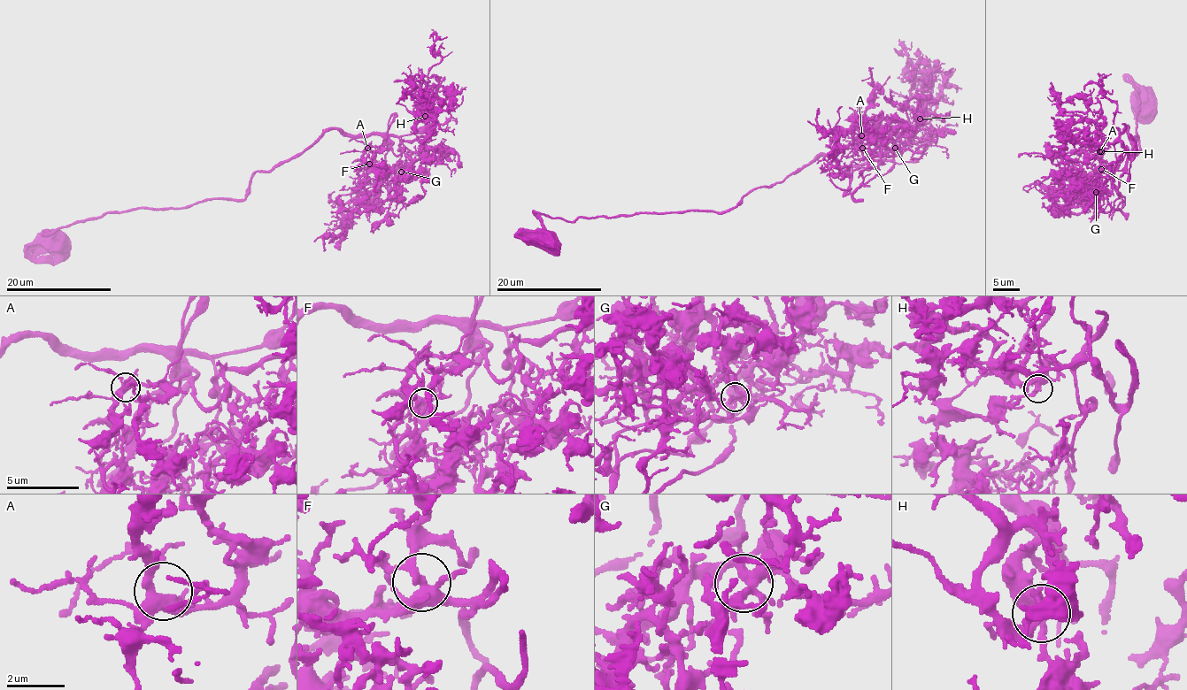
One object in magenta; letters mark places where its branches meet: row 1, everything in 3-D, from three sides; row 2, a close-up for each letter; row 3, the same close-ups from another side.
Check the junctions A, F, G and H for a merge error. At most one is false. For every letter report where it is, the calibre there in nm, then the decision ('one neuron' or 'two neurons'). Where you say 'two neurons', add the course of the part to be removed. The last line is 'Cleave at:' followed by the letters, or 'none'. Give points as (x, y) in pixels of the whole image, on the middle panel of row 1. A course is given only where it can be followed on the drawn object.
A: place (861, 135); calibre 380 nm; one neuron
F: place (862, 148); calibre 360 nm; one neuron
G: place (895, 148); calibre 320 nm; one neuron
H: place (920, 118); calibre 400 nm; one neuron
Cleave at: none

